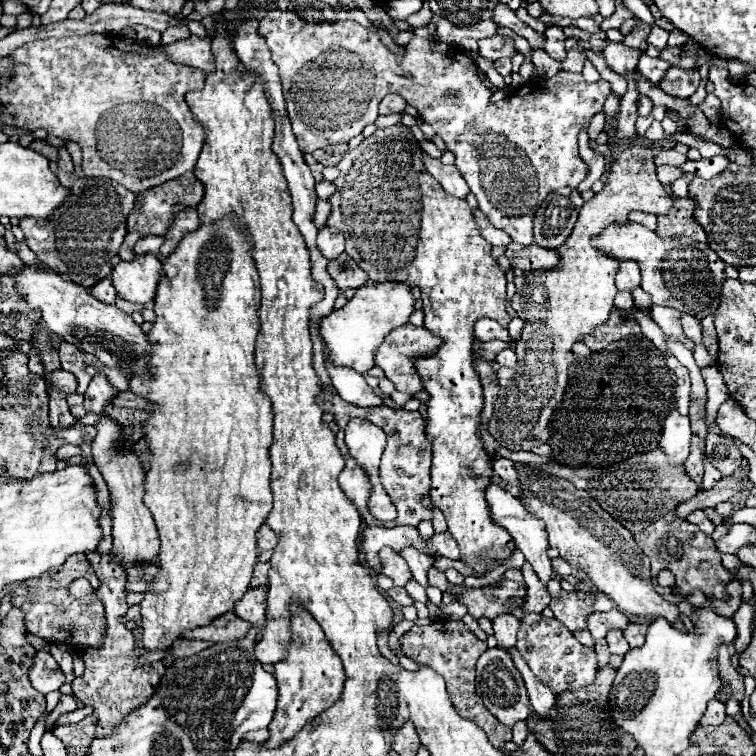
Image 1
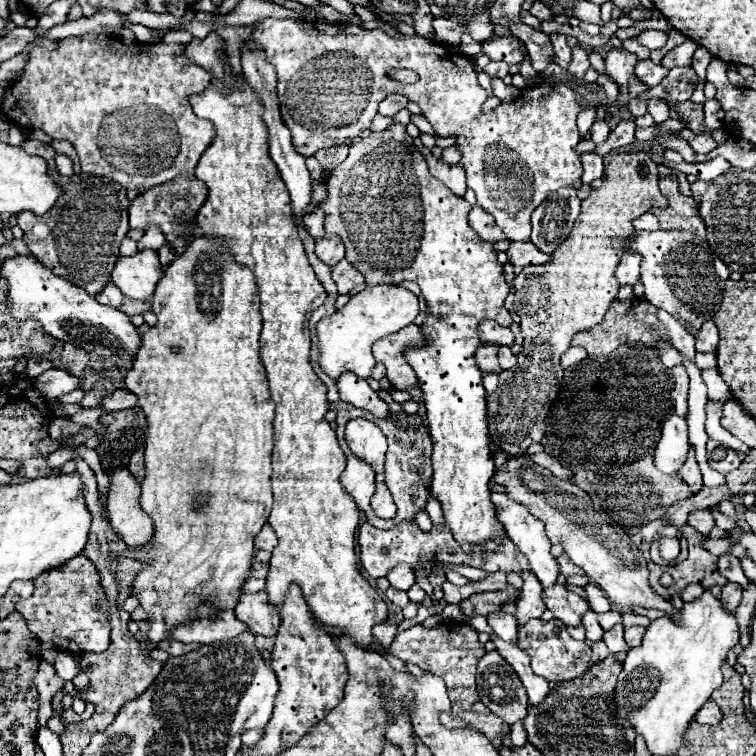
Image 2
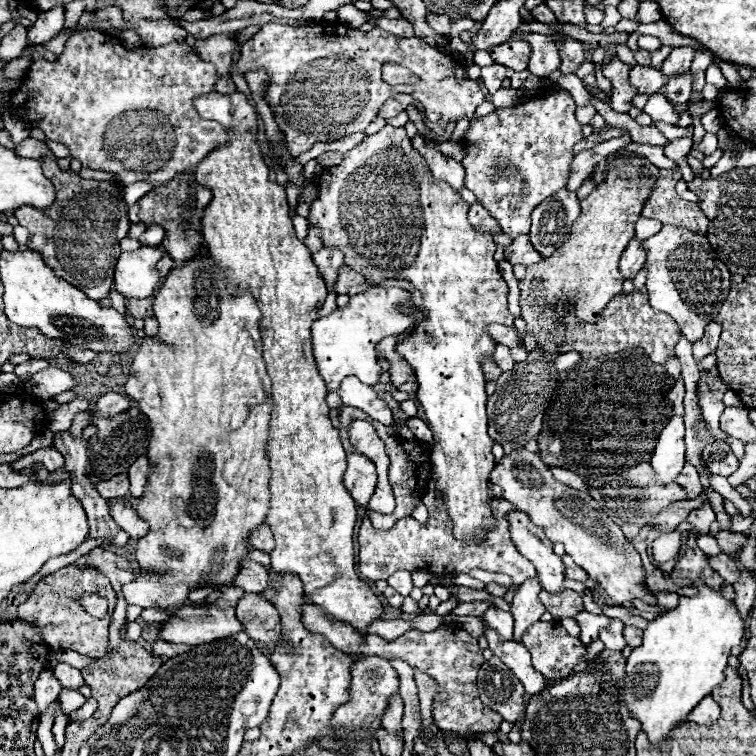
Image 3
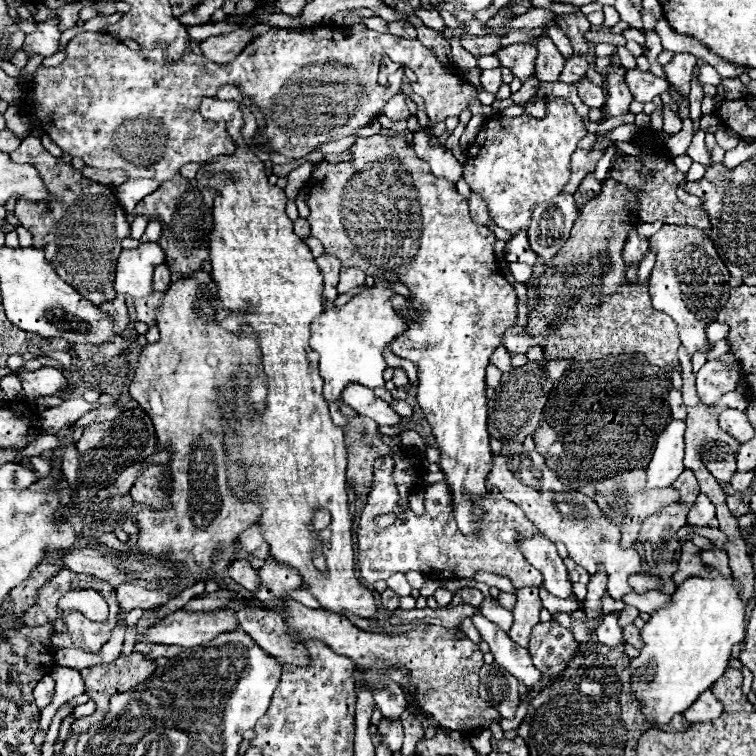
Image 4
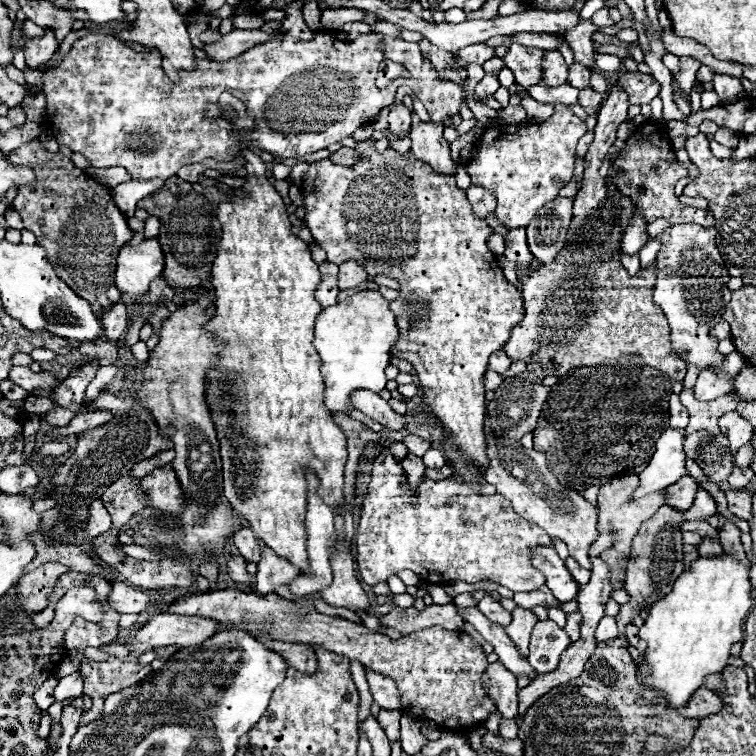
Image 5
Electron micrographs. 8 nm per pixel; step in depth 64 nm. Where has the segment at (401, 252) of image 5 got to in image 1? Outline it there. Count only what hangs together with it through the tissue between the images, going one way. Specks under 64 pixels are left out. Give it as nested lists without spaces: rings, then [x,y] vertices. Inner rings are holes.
[[[394,124],[390,128],[384,128],[384,130],[376,130],[372,136],[368,136],[358,148],[352,148],[348,150],[348,154],[342,158],[342,162],[338,164],[338,170],[340,170],[340,176],[332,182],[336,186],[336,192],[328,198],[330,206],[332,206],[332,212],[328,216],[328,226],[330,228],[336,228],[344,234],[346,238],[346,254],[350,254],[350,258],[354,258],[358,262],[358,266],[362,266],[362,270],[366,270],[368,278],[372,282],[410,282],[410,284],[416,284],[420,290],[422,290],[422,302],[424,302],[424,328],[430,330],[432,334],[440,336],[442,338],[442,346],[430,356],[430,358],[416,358],[414,360],[414,366],[418,370],[418,374],[422,374],[422,380],[426,384],[426,392],[430,396],[428,400],[428,424],[426,424],[426,436],[428,440],[432,442],[432,490],[430,490],[430,498],[432,502],[444,512],[446,516],[446,522],[448,522],[448,532],[452,534],[452,538],[458,542],[460,546],[460,554],[462,554],[462,562],[472,566],[476,570],[476,576],[484,576],[488,570],[496,568],[496,566],[490,566],[492,560],[508,560],[512,556],[512,550],[514,550],[514,542],[510,538],[510,534],[506,534],[506,530],[502,530],[498,524],[492,522],[490,518],[490,506],[486,502],[486,496],[484,496],[484,490],[486,490],[486,482],[492,478],[492,462],[490,462],[490,456],[488,452],[484,450],[484,442],[480,438],[480,412],[482,412],[482,382],[478,378],[478,372],[474,370],[474,362],[472,362],[472,346],[476,342],[474,338],[474,324],[478,318],[492,318],[496,322],[500,322],[502,326],[508,326],[510,324],[510,314],[506,312],[506,306],[504,306],[504,300],[506,300],[506,278],[504,278],[504,272],[500,270],[498,262],[492,258],[490,250],[492,246],[480,236],[476,224],[474,224],[474,218],[472,218],[472,208],[466,204],[466,200],[458,200],[458,198],[450,198],[450,194],[446,194],[446,190],[442,190],[440,182],[436,182],[424,162],[424,152],[418,144],[418,140],[410,134],[410,128],[404,126],[404,124]]]

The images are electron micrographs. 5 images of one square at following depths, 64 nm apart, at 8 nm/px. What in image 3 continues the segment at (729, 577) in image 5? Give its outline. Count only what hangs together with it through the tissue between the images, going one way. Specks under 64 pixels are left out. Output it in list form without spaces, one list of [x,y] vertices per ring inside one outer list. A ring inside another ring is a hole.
[[[694,582],[692,588],[696,588],[694,596],[680,596],[676,608],[666,610],[662,616],[648,622],[644,630],[644,644],[638,646],[638,650],[634,650],[626,662],[624,702],[642,722],[642,732],[646,732],[650,742],[658,746],[664,742],[668,732],[674,730],[674,724],[686,722],[692,708],[724,680],[730,648],[738,646],[744,636],[744,620],[740,618],[736,604],[722,596],[722,590],[710,588],[704,582]]]

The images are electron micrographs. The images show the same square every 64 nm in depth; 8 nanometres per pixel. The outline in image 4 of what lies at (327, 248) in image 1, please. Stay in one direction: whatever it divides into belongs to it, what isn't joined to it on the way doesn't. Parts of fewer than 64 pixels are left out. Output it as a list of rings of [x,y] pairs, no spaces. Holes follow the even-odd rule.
[[[324,254],[320,258],[316,258],[318,266],[320,266],[320,272],[324,276],[324,292],[322,292],[322,300],[324,304],[328,302],[334,302],[336,296],[338,296],[338,290],[336,290],[336,284],[338,284],[338,272],[340,272],[340,260],[330,256],[330,254]]]

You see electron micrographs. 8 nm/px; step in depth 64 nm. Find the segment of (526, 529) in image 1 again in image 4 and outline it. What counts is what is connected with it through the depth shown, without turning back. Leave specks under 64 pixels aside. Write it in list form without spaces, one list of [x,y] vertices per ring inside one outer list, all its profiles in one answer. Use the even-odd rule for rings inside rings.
[[[544,536],[522,540],[520,550],[526,556],[526,560],[544,574],[544,588],[550,594],[558,598],[570,598],[574,594],[568,570],[556,552],[556,546],[550,540],[546,540]]]

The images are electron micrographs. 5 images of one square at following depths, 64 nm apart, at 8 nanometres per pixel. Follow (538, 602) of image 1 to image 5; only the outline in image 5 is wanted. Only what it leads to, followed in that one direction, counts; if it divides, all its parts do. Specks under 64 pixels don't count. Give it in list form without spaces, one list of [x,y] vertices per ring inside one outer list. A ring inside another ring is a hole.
[[[514,608],[512,610],[512,622],[504,628],[506,634],[512,638],[512,642],[516,644],[516,648],[518,648],[518,652],[522,656],[528,654],[528,640],[530,640],[534,622],[538,622],[538,618],[530,610]]]

